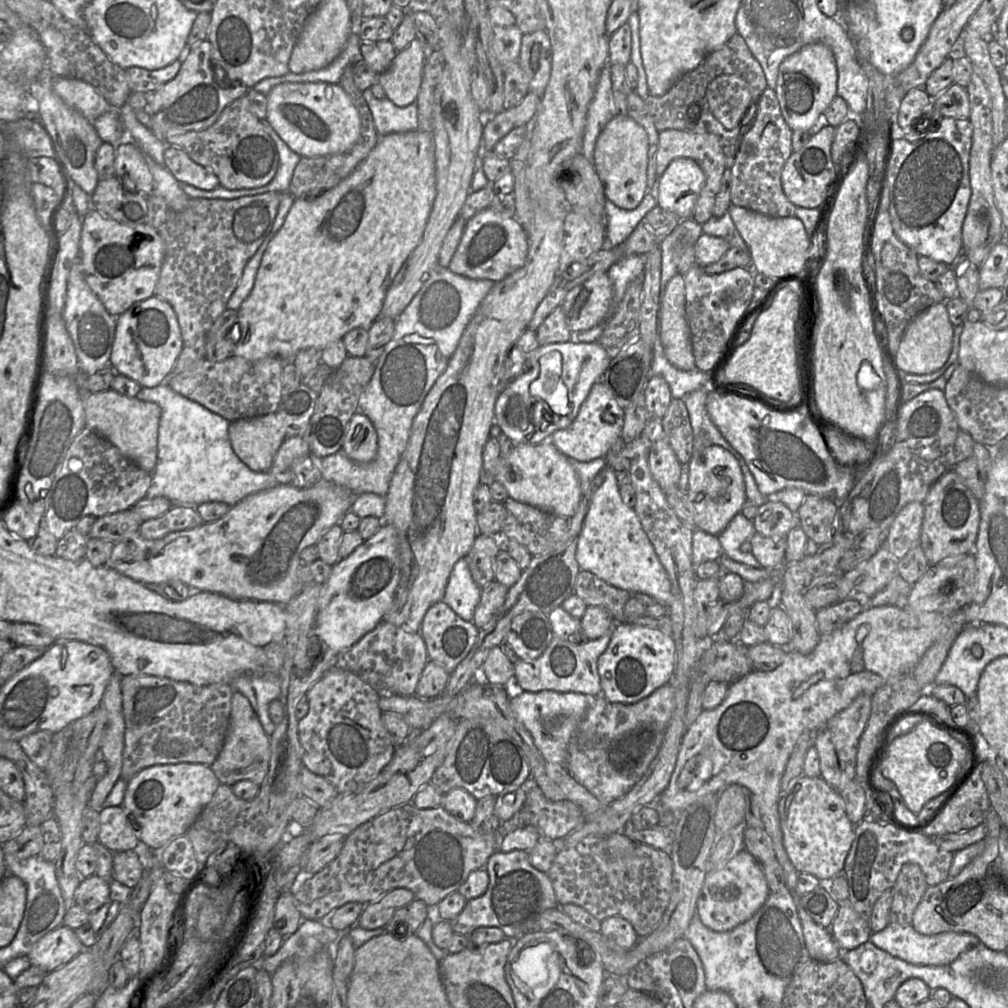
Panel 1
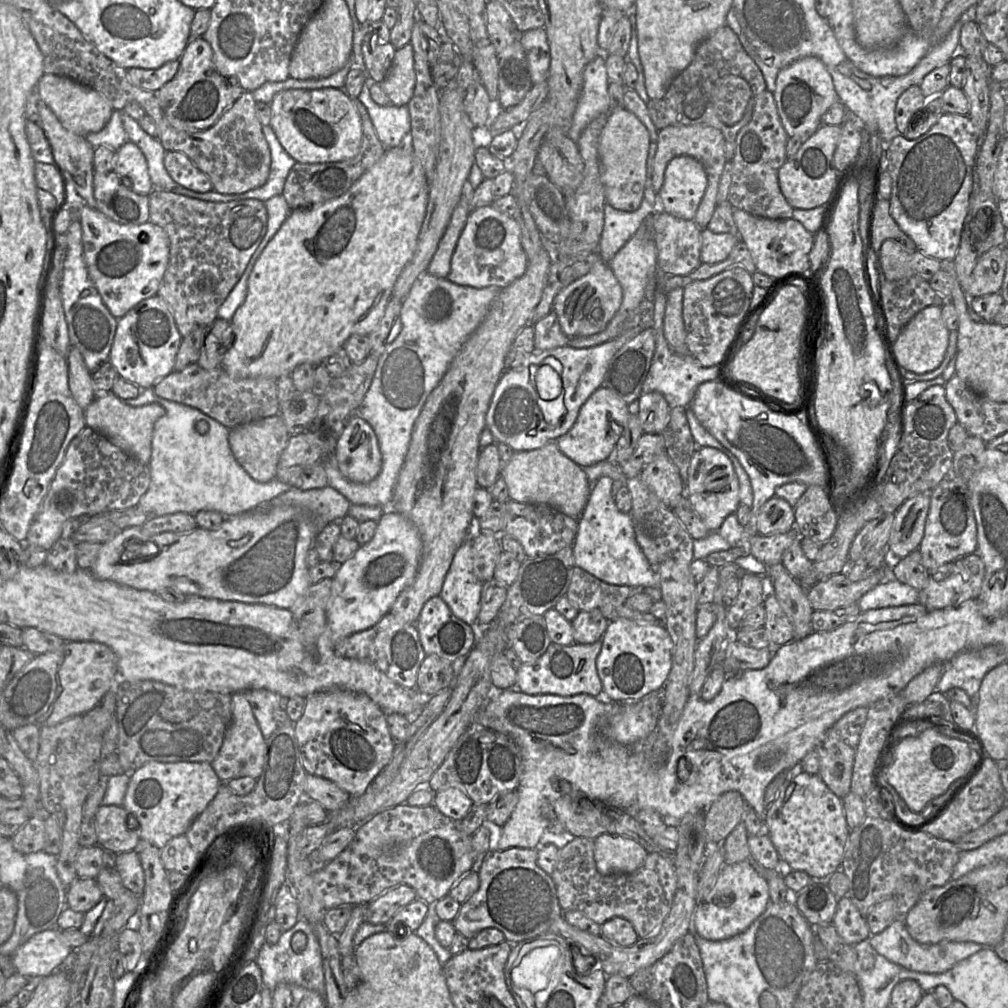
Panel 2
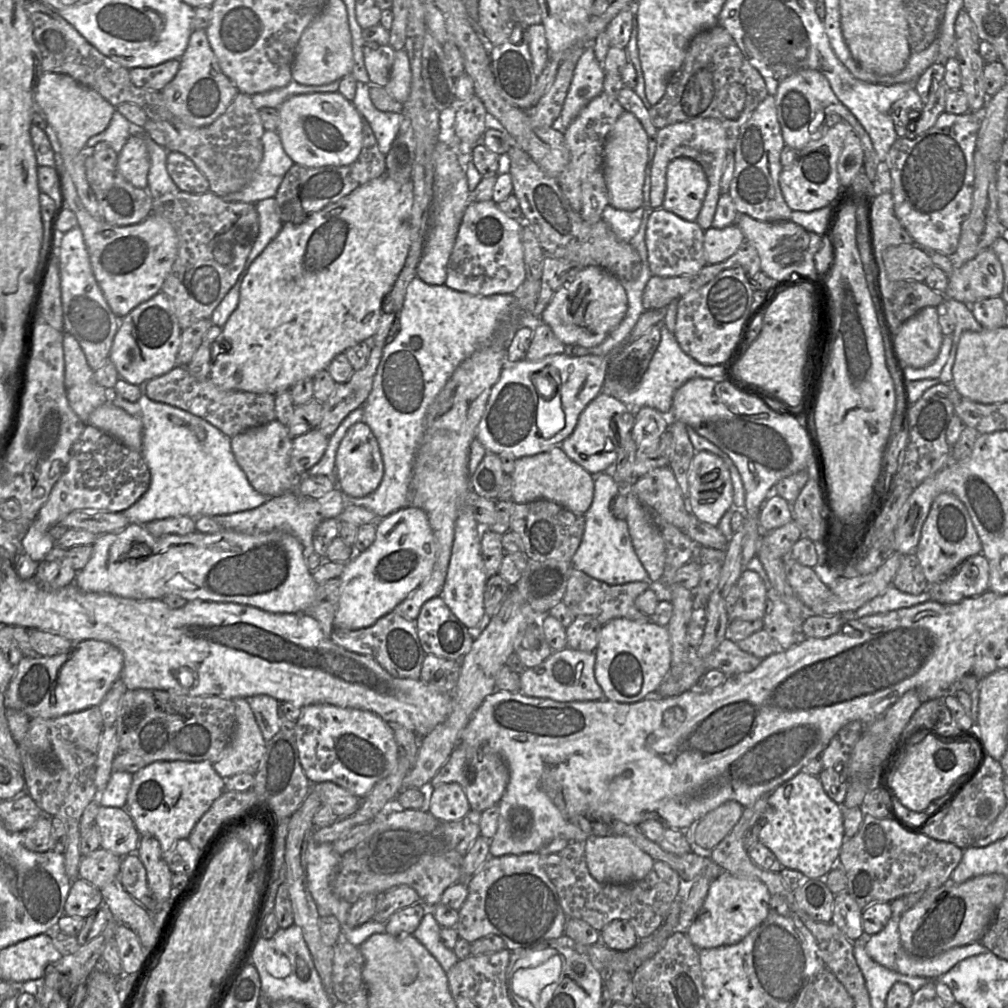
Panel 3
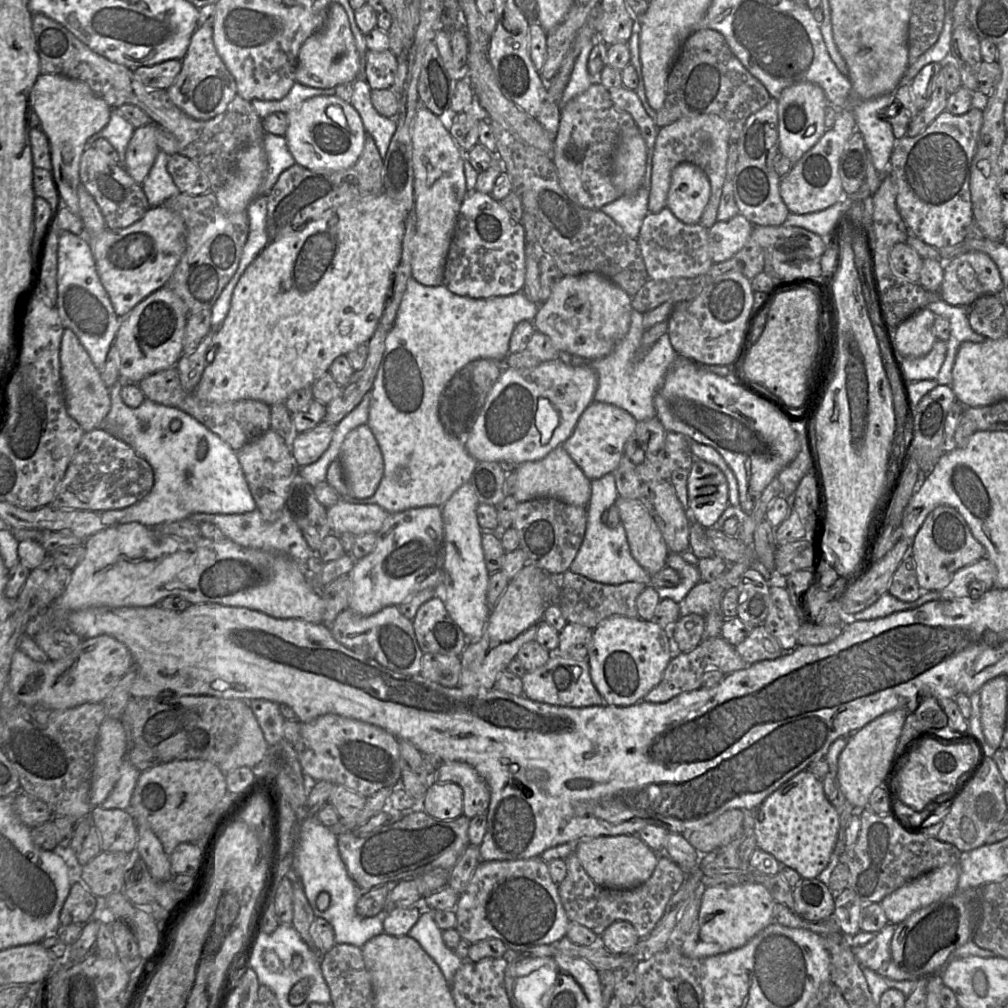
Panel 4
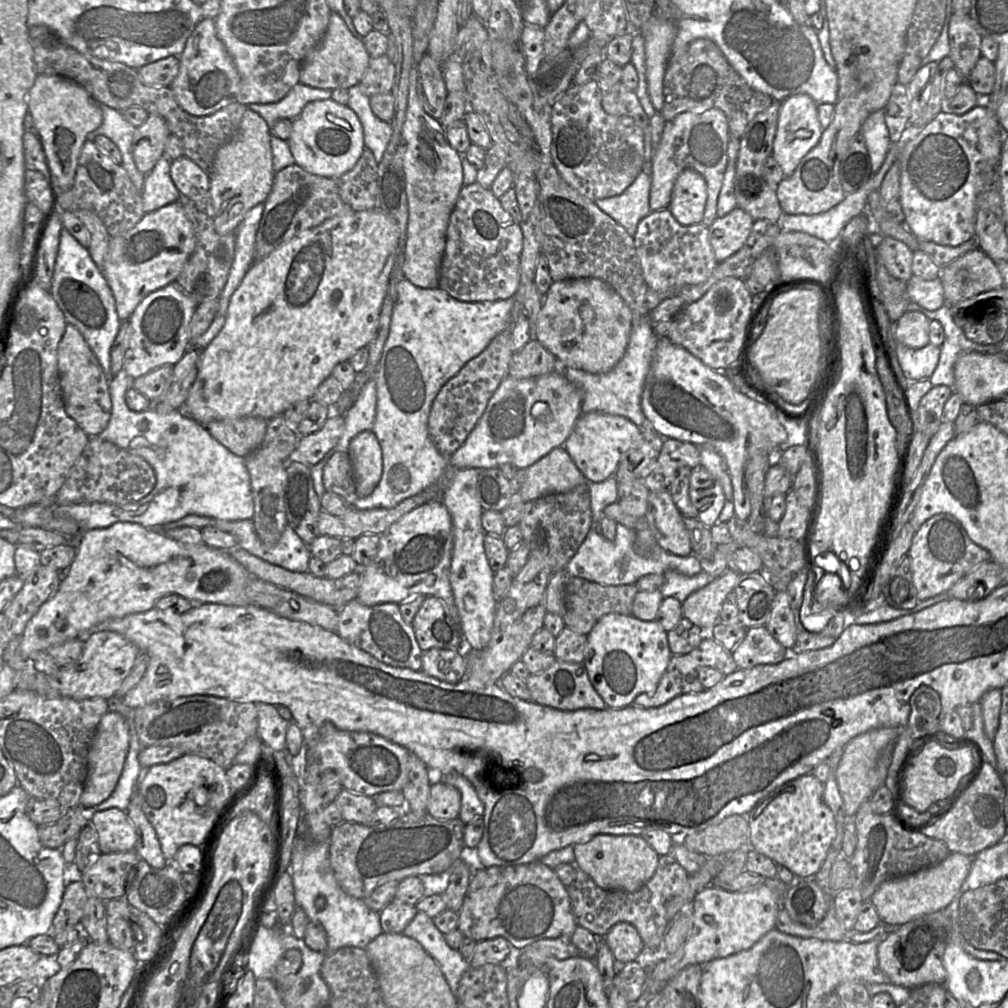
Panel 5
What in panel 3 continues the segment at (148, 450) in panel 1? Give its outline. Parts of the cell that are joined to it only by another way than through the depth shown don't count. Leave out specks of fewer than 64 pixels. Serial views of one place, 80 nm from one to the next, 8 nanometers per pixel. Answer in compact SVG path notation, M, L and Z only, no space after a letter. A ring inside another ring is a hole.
M107 401L89 416L88 425L97 427L118 439L127 447L141 452L143 425L140 419Z

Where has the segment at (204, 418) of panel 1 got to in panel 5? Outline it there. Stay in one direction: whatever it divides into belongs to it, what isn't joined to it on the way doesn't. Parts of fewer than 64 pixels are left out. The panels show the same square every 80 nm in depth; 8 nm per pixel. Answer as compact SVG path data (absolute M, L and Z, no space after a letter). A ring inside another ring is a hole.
M123 368L109 378L111 416L105 430L97 437L146 460L156 477L153 490L141 500L123 505L91 503L57 506L61 512L57 514L75 520L81 533L108 528L119 522L156 529L188 515L226 521L253 520L254 502L245 458L233 454L219 443L203 424L181 410L158 413L152 406L143 412L130 410L125 395L132 380ZM144 421L148 427L142 431L139 424ZM173 426L177 427L175 432L172 432ZM135 437L144 437L148 446L131 449L130 443Z

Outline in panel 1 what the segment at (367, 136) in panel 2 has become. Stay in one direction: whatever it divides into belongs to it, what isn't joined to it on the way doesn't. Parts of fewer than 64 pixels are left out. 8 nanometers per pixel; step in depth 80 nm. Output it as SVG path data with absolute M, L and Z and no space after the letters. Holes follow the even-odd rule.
M348 65L345 68L339 84L359 113L361 121L359 138L350 149L343 153L312 158L302 157L294 169L288 188L288 193L290 193L295 199L316 197L338 185L356 169L379 141L379 135L375 129L373 116L363 97L363 91L359 90L355 85L353 65Z

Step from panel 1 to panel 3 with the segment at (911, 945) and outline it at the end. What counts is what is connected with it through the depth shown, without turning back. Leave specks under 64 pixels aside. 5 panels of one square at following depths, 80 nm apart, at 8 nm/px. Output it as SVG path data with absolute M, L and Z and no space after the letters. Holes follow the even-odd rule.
M892 917L882 931L880 931L876 935L870 936L870 940L866 944L865 950L870 956L870 958L873 959L876 963L902 975L910 977L922 977L934 980L946 974L959 962L969 957L980 955L989 951L980 942L976 942L966 946L960 946L950 949L932 959L917 960L915 958L910 957L901 944L899 934L899 923L900 917Z

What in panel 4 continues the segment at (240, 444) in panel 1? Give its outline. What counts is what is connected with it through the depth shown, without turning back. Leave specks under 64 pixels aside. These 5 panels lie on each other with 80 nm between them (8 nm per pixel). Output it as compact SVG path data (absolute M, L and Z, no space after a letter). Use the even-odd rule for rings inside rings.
M269 429L235 452L256 503L256 509L265 521L275 522L286 508L288 488L300 469L291 453L290 442Z

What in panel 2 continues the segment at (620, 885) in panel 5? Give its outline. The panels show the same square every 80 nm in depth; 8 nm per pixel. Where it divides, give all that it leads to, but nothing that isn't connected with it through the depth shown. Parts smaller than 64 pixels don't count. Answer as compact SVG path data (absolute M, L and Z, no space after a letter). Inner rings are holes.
M612 834L594 839L594 859L601 875L632 873L640 868L648 852L635 840Z

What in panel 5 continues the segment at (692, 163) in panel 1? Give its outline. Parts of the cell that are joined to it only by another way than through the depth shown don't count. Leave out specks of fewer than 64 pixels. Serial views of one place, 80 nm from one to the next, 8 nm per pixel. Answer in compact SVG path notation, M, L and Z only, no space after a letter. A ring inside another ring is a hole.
M685 169L677 177L668 206L683 226L702 223L707 201L705 178L693 169Z

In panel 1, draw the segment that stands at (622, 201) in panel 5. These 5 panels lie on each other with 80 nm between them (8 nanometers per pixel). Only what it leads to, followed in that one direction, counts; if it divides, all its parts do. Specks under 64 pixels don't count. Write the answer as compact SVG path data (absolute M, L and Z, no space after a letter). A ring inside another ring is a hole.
M652 194L644 195L641 203L633 210L624 210L606 199L605 246L617 246L623 243L633 232L642 218L655 206L657 200Z

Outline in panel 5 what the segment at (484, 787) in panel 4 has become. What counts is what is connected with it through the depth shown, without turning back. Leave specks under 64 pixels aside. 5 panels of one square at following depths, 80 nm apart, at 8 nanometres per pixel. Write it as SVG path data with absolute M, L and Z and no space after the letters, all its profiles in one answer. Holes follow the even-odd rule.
M457 772L436 773L439 781L457 788L461 793L461 806L458 818L468 824L477 817L482 817L484 804L472 783Z

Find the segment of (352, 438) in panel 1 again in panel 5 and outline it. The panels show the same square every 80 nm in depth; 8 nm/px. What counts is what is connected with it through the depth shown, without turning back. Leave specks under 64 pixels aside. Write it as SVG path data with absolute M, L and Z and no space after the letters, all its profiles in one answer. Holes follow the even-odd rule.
M372 431L355 436L348 448L358 498L370 495L378 485L383 471L381 446Z

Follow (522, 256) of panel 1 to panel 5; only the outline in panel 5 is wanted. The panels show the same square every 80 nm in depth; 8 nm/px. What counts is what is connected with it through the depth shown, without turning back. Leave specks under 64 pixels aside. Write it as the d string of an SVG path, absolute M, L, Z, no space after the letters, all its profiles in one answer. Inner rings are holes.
M478 182L464 185L447 227L439 288L464 302L512 298L519 288L522 249L523 234L520 224L503 209L491 189Z

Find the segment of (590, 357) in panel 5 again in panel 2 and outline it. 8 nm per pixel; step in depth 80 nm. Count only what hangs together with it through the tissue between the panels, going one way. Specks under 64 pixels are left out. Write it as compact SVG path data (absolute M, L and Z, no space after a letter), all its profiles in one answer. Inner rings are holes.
M606 262L595 265L590 272L577 279L555 297L552 311L556 313L561 329L569 338L586 337L602 332L618 312L623 290Z

